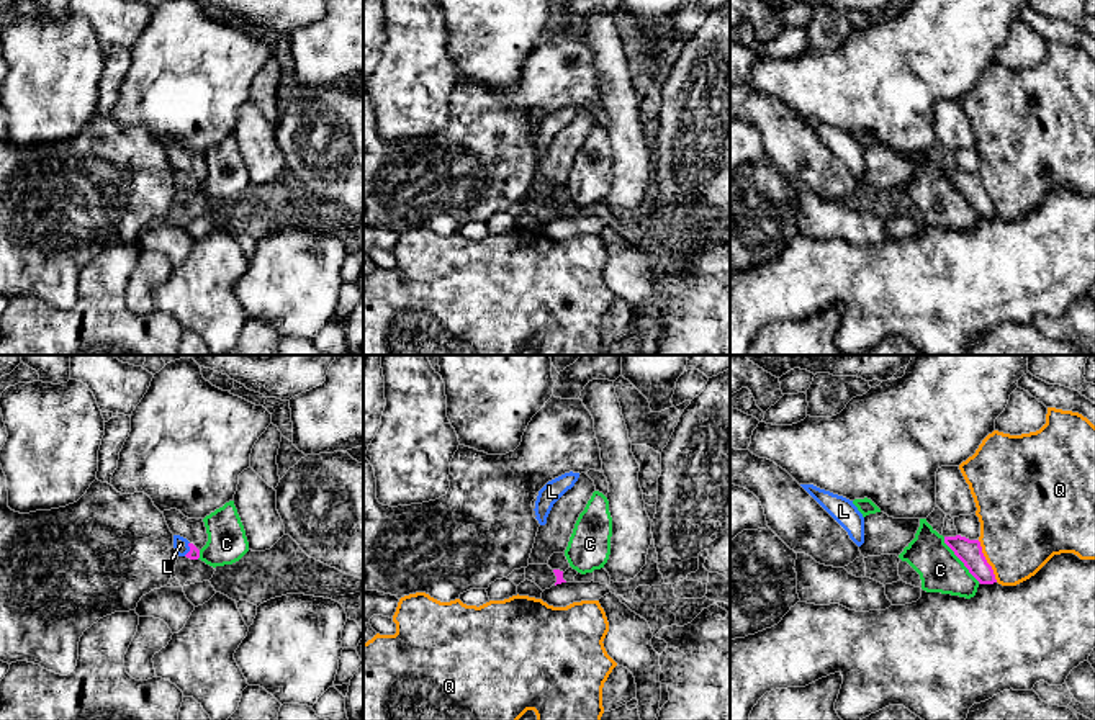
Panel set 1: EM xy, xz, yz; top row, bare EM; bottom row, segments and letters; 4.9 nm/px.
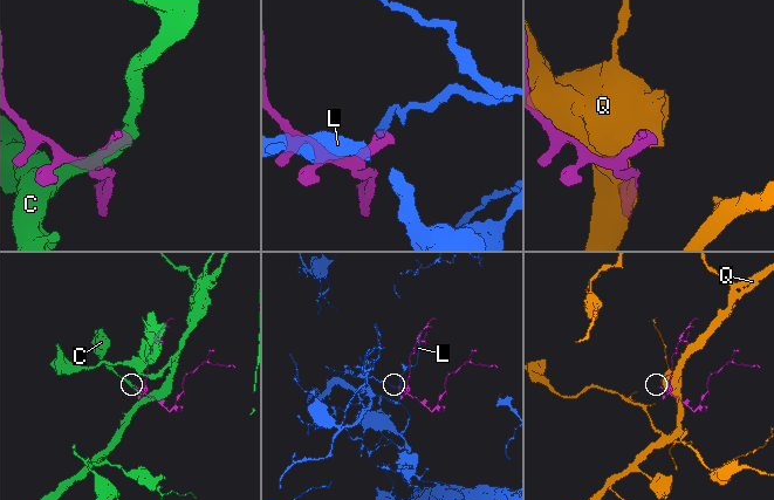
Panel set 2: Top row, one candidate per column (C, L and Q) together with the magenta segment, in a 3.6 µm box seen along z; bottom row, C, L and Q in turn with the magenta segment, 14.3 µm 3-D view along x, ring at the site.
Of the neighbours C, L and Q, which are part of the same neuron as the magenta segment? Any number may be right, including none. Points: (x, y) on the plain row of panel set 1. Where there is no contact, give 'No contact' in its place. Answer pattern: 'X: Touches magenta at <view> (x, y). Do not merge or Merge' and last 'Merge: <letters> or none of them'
C: Touches magenta at yz (959, 192). Do not merge
L: Touches magenta at xy (190, 182). Merge
Q: Touches magenta at yz (986, 195). Do not merge
Merge: L

